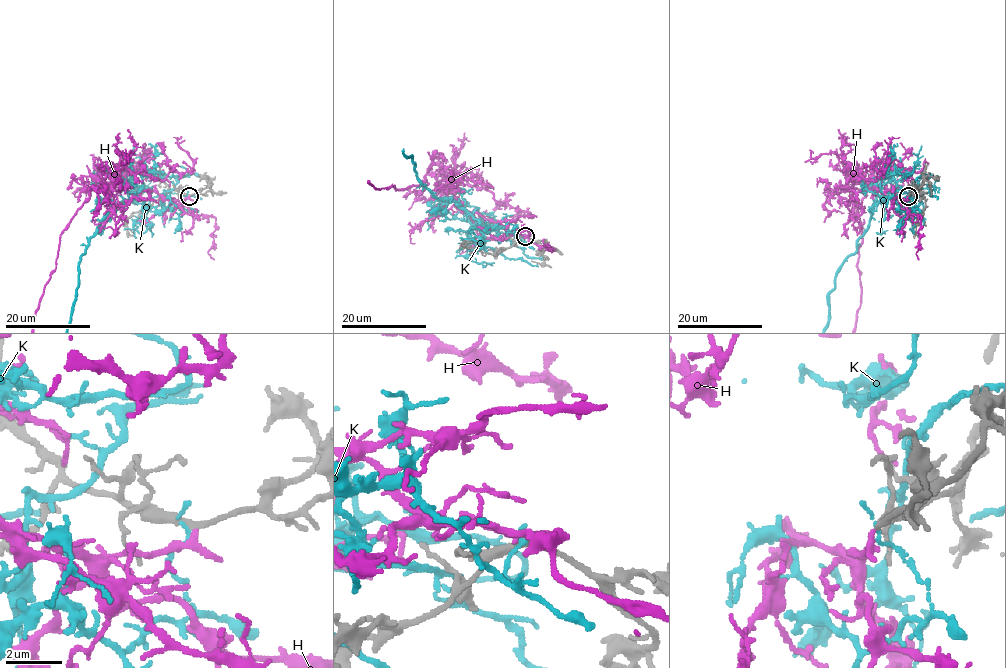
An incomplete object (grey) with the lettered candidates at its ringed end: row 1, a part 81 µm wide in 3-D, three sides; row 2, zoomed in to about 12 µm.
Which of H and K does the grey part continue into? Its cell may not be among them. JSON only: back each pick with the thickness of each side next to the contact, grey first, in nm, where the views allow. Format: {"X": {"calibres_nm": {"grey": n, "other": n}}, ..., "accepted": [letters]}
{"H": {"calibres_nm": {"grey": 240, "other": 190}}, "accepted": ["H"]}

